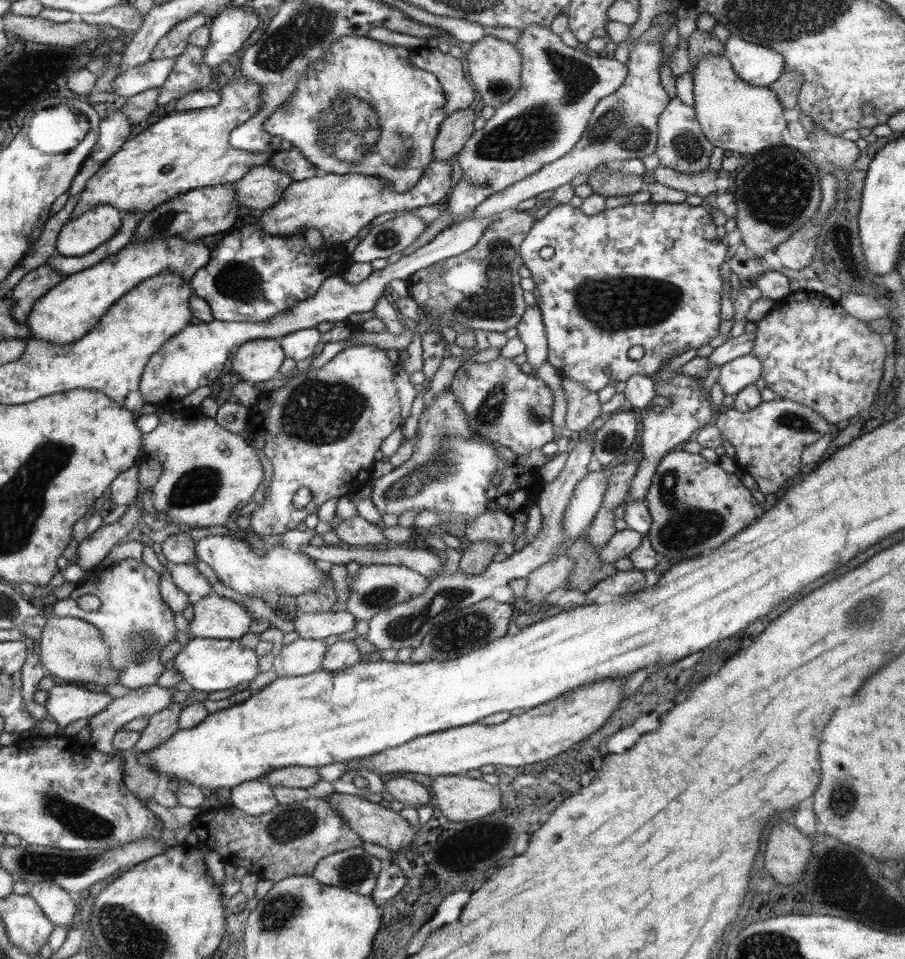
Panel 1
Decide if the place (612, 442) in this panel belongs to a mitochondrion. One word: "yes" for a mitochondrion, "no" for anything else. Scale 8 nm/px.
yes

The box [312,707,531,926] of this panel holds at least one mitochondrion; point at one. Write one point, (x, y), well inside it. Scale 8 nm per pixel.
(356, 868)

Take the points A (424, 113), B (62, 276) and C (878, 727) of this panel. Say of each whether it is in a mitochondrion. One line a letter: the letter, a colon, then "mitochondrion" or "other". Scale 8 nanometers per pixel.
A: other
B: other
C: other

